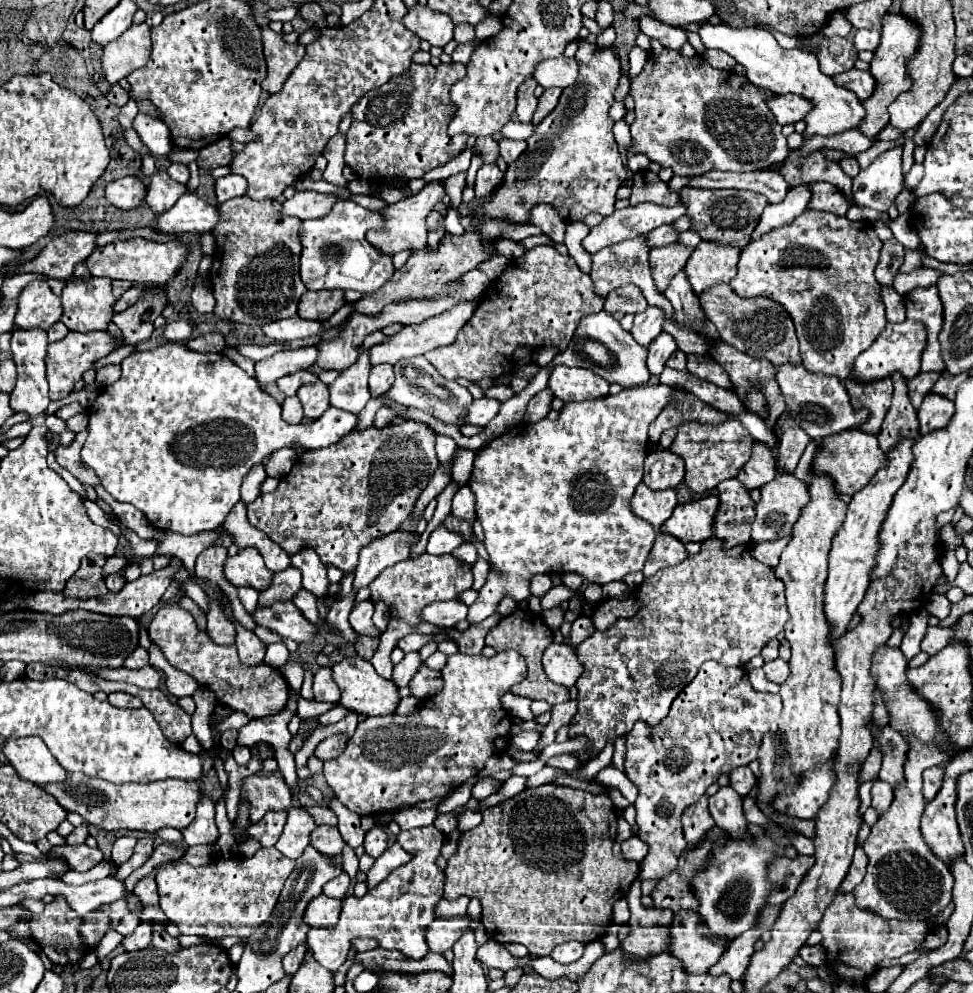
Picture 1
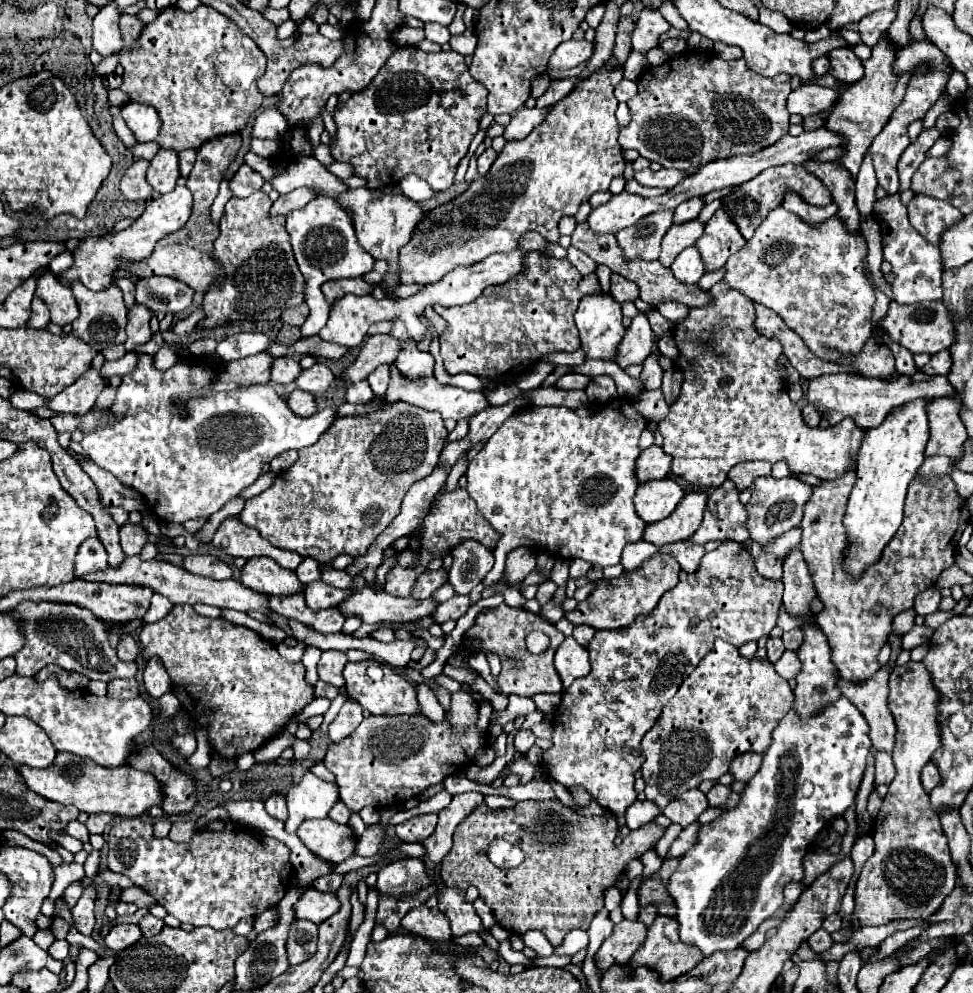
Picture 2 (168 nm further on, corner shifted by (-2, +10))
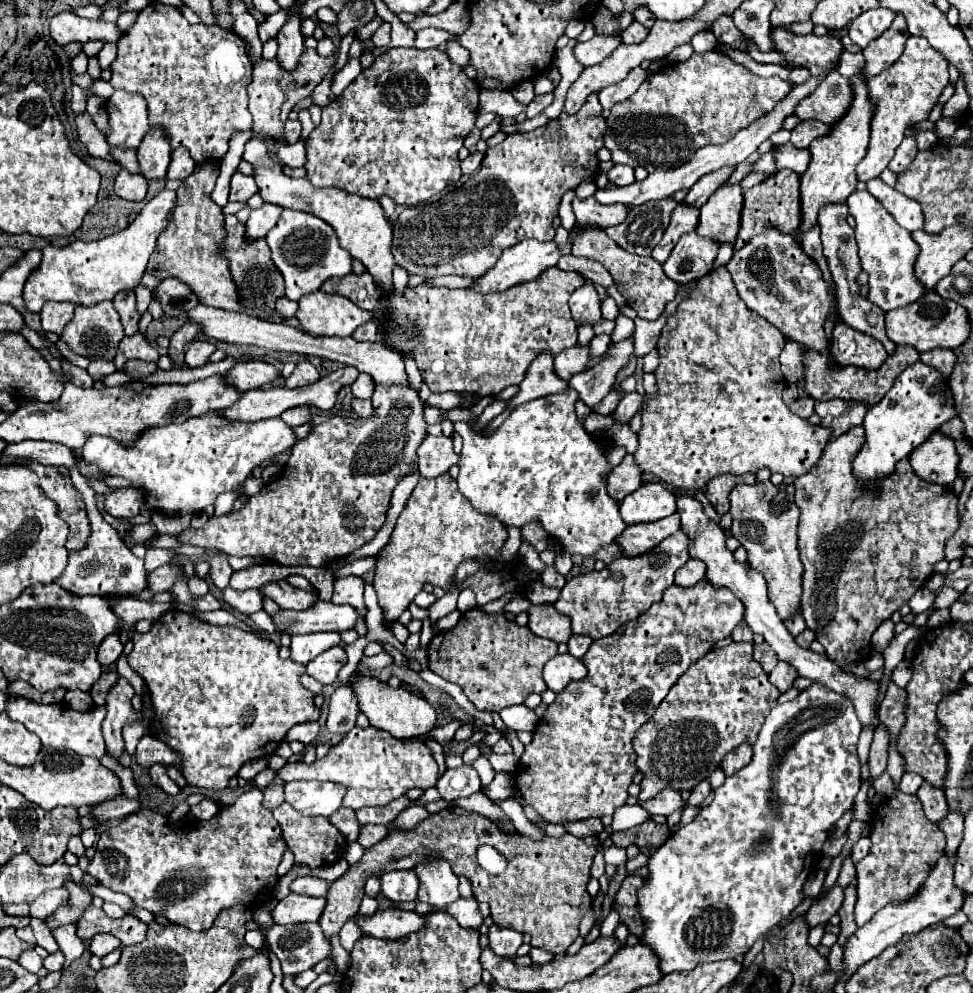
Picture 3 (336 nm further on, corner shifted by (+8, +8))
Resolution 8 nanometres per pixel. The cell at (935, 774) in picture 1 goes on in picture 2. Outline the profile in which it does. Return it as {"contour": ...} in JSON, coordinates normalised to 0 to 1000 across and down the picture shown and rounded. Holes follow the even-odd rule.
{"contour":[[[952,768],[952,772],[948,774],[948,793],[956,799],[964,789],[966,789],[964,772],[960,768]]]}

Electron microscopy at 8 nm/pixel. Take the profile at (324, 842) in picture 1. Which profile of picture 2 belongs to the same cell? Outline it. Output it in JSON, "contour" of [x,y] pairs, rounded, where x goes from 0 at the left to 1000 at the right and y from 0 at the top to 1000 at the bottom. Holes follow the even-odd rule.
{"contour":[[[321,825],[308,831],[306,843],[310,849],[329,863],[351,869],[354,865],[364,861],[366,841],[358,831],[349,831],[341,825]]]}

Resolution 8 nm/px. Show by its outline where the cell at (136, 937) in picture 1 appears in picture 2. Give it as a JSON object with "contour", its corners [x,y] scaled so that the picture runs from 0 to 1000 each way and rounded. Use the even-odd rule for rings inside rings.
{"contour":[[[123,930],[123,932],[117,932],[117,934],[113,936],[113,940],[107,944],[107,950],[109,950],[109,954],[113,954],[113,956],[117,956],[117,958],[125,958],[125,956],[129,956],[132,952],[140,950],[144,944],[146,944],[144,932]]]}

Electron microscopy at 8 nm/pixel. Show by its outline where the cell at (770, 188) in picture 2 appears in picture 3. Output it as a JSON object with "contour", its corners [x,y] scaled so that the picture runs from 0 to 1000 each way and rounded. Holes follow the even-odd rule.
{"contour":[[[812,170],[798,172],[793,178],[789,178],[785,184],[773,188],[767,192],[765,200],[765,210],[763,210],[763,227],[758,233],[756,241],[756,251],[765,249],[775,237],[785,235],[789,229],[798,229],[804,235],[816,235],[822,227],[822,202],[820,202],[820,188],[822,188],[822,178],[820,174]]]}

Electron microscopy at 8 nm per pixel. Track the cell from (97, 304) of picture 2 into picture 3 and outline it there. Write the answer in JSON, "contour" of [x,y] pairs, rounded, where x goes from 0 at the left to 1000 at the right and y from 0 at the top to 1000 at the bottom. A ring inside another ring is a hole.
{"contour":[[[105,303],[97,309],[78,309],[76,323],[68,327],[64,341],[78,355],[97,362],[117,364],[121,345],[127,339],[123,317],[113,303]]]}

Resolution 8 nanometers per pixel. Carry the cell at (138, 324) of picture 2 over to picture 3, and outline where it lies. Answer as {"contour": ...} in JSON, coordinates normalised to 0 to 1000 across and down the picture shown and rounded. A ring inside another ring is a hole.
{"contour":[[[140,335],[138,339],[127,339],[125,341],[125,347],[121,351],[121,360],[117,362],[117,366],[119,366],[119,372],[125,374],[129,364],[134,364],[134,362],[156,366],[156,364],[162,364],[162,360],[164,360],[162,353],[150,343],[150,339]]]}

